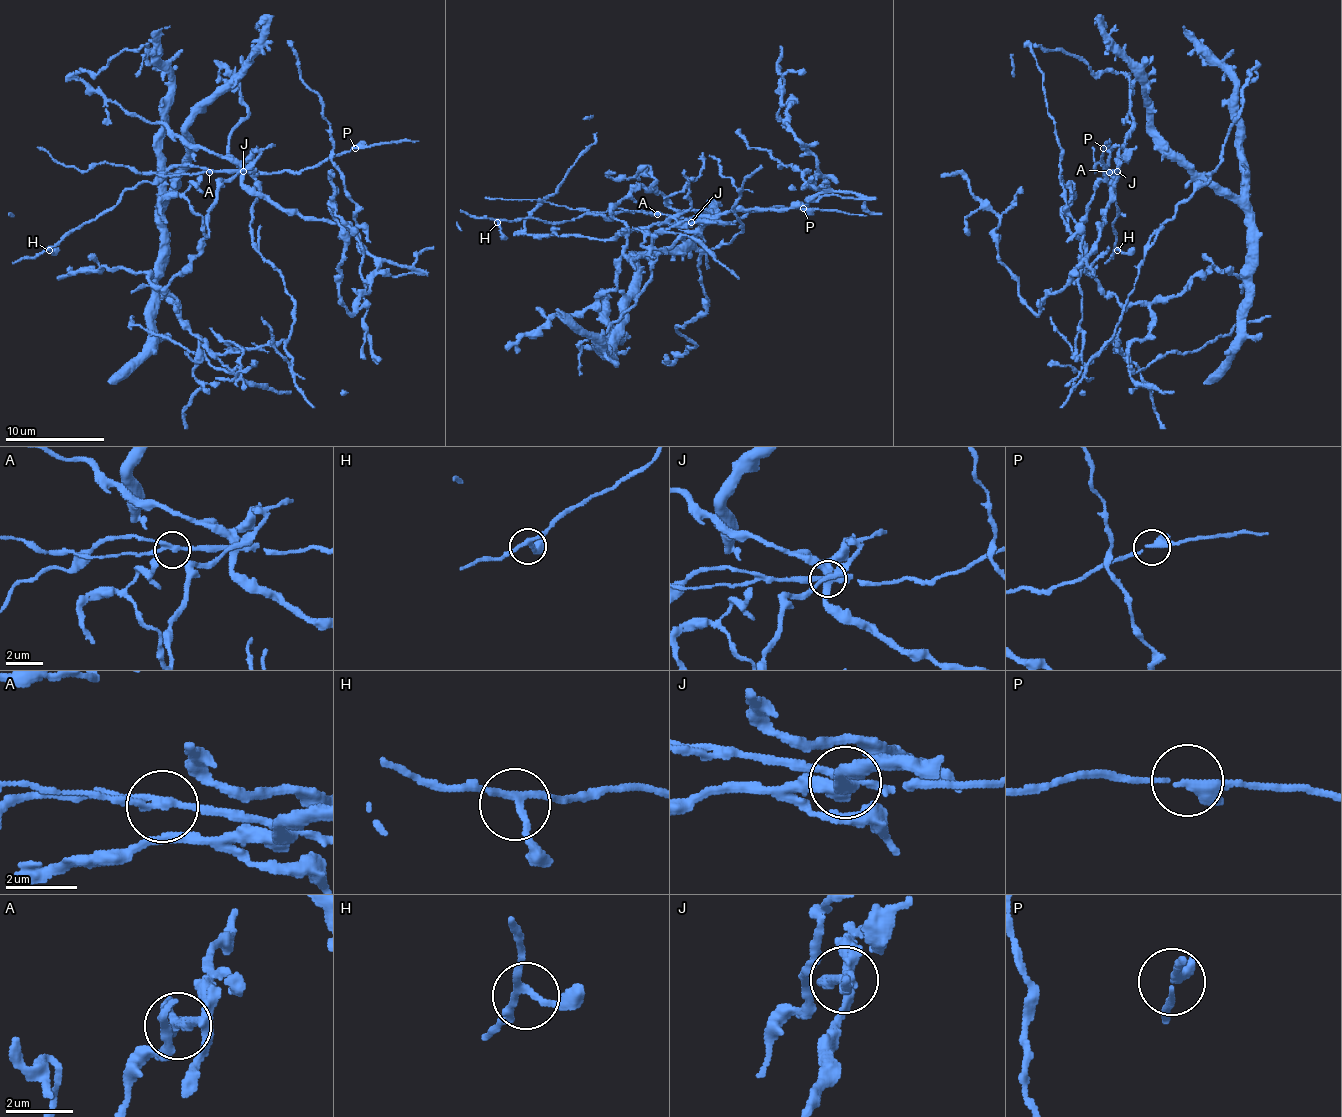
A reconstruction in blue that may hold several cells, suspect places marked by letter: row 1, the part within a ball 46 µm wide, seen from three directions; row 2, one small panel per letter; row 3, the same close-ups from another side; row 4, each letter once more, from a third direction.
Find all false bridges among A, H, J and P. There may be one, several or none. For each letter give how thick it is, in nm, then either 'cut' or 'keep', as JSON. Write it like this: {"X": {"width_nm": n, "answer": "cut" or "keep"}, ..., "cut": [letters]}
{"A": {"width_nm": 190, "answer": "cut"}, "H": {"width_nm": 190, "answer": "keep"}, "J": {"width_nm": 360, "answer": "cut"}, "P": {"width_nm": 240, "answer": "keep"}, "cut": ["A", "J"]}

